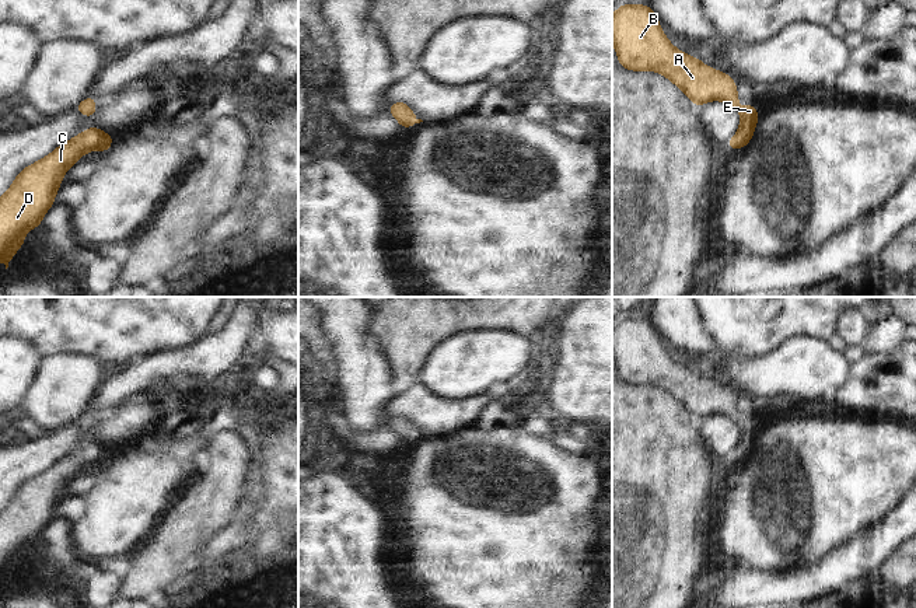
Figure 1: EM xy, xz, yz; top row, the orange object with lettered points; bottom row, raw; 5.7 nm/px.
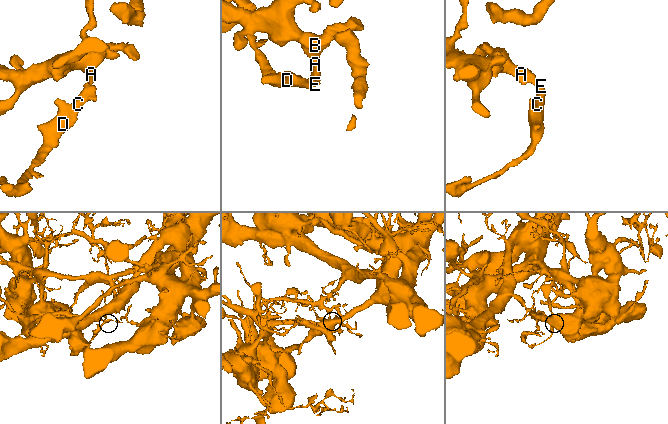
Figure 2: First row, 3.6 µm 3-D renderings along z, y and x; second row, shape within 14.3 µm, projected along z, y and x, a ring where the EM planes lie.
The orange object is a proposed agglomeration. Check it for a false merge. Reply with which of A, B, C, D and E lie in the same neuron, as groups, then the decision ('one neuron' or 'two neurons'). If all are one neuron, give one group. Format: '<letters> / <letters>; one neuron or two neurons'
A B C D E; one neuron

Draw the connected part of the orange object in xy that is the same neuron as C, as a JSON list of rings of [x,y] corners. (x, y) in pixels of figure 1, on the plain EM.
[[[90,441],[17,489],[0,511],[0,574],[6,583],[11,570],[25,558],[24,548],[41,539],[43,528],[53,520],[66,485],[88,465],[108,465],[112,454],[109,447]]]

